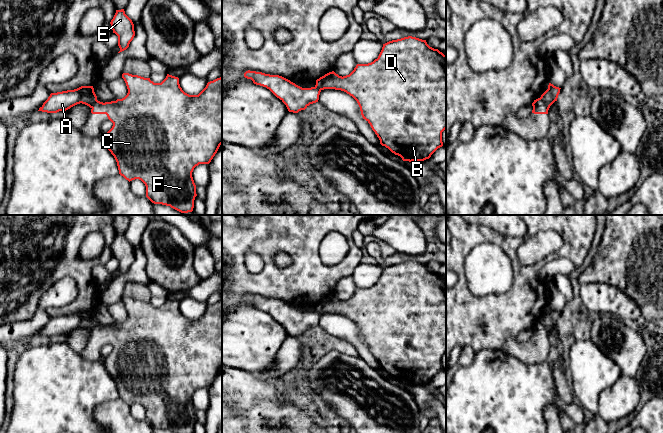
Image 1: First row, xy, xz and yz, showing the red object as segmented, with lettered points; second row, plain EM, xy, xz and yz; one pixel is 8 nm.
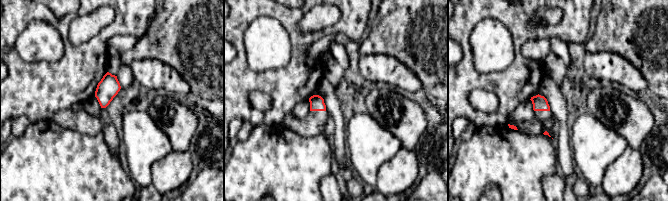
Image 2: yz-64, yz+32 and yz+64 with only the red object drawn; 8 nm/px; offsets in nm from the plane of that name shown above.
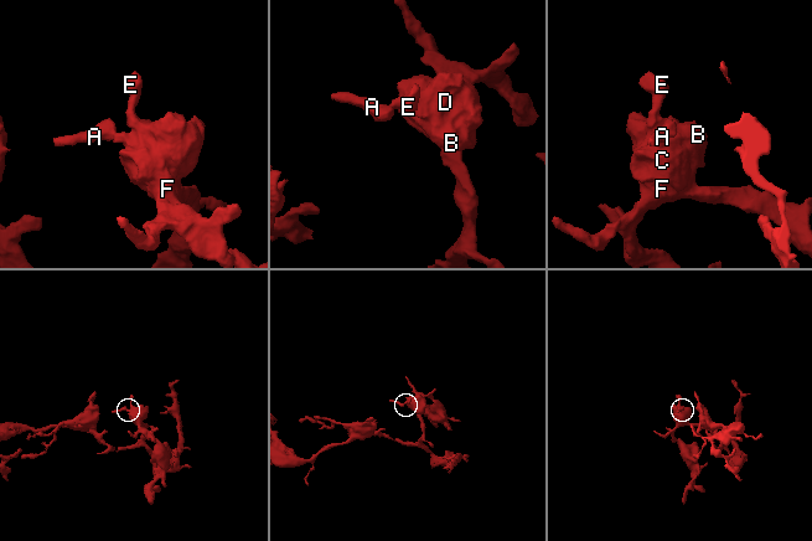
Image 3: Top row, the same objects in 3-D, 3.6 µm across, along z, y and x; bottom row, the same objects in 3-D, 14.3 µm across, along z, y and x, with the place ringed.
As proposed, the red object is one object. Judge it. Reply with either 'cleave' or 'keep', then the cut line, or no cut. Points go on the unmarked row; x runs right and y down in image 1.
cleave | yz (540, 321), (548, 333)

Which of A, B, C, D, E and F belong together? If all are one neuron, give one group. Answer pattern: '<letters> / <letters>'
A / B C D E F

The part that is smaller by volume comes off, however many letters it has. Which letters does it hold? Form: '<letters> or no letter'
A

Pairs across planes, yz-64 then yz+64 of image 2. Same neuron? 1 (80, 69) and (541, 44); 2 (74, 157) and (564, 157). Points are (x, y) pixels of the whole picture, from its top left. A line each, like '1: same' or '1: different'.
1: different
2: different

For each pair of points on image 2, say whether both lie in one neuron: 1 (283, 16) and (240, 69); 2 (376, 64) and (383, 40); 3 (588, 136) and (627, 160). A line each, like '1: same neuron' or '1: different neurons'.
1: same neuron
2: different neurons
3: different neurons

